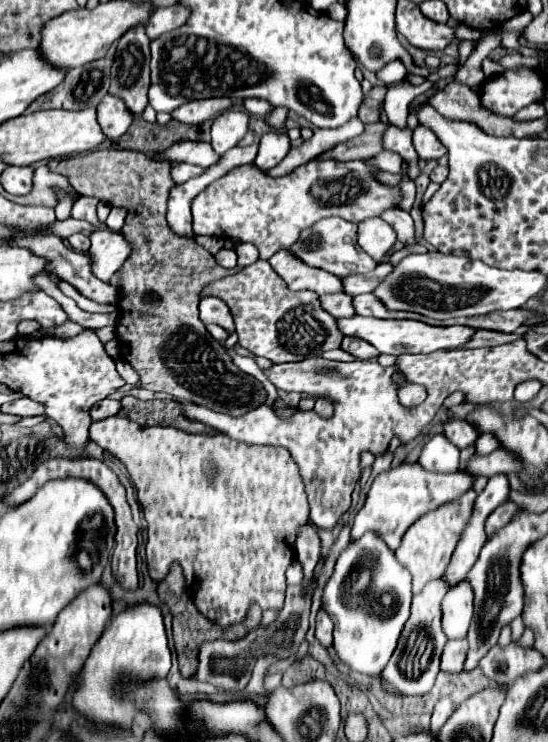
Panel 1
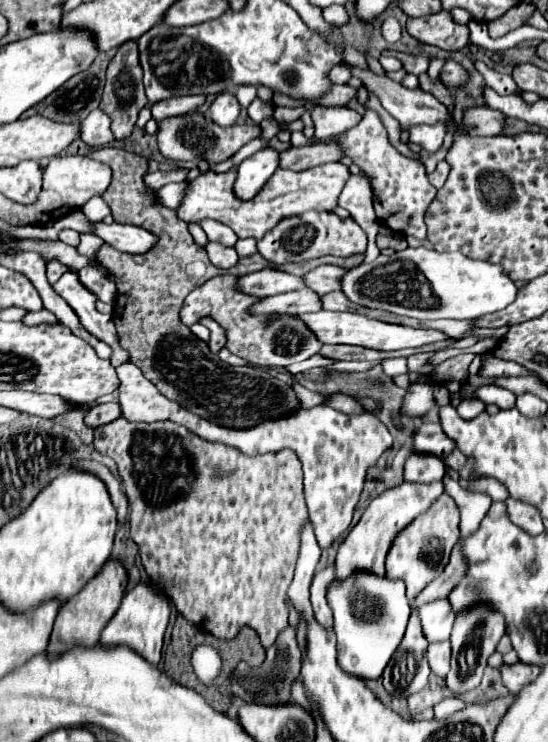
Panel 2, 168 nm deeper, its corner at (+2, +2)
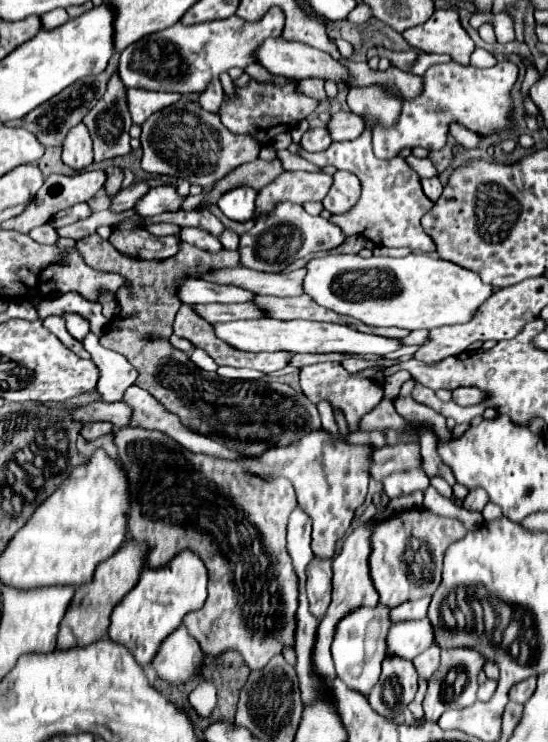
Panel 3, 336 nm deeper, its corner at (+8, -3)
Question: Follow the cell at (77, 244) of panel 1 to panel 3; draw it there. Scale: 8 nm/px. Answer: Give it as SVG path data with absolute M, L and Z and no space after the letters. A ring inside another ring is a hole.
M44 224L40 228L34 228L30 232L30 238L40 242L40 244L56 244L60 236L58 236L58 232L56 232L56 228L52 224Z

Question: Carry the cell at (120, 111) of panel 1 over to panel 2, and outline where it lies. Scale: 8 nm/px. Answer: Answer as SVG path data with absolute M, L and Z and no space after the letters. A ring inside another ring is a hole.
M94 109L82 123L80 123L80 139L90 145L92 149L100 149L106 145L114 143L112 131L110 131L110 117L100 111Z

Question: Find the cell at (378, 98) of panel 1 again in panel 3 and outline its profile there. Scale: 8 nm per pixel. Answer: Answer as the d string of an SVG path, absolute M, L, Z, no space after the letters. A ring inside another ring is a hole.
M300 80L300 86L298 86L300 92L304 92L306 96L318 100L318 102L328 102L328 94L324 92L324 84L322 80Z

